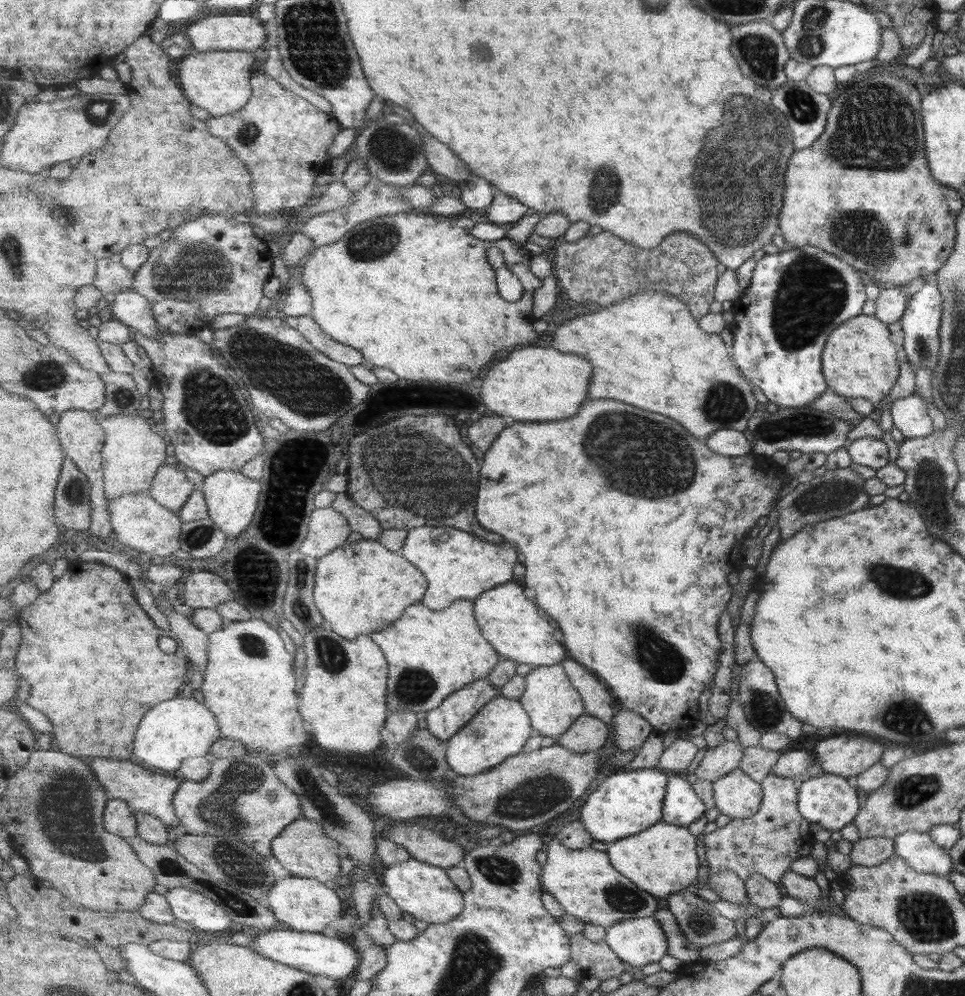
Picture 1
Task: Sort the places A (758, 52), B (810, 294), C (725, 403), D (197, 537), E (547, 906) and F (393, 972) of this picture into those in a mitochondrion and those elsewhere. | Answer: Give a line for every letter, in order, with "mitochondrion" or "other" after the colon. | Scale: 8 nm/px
A: mitochondrion
B: mitochondrion
C: mitochondrion
D: mitochondrion
E: other
F: other

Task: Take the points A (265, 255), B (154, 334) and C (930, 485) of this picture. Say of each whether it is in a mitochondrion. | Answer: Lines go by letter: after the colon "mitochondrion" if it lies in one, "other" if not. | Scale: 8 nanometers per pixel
A: other
B: other
C: mitochondrion

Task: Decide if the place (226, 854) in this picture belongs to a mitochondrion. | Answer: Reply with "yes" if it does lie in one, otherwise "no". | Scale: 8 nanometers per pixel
yes

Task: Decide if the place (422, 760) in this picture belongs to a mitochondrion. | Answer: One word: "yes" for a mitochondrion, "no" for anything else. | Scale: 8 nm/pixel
yes

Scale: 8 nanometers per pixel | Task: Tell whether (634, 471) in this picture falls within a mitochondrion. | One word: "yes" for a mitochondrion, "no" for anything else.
yes

